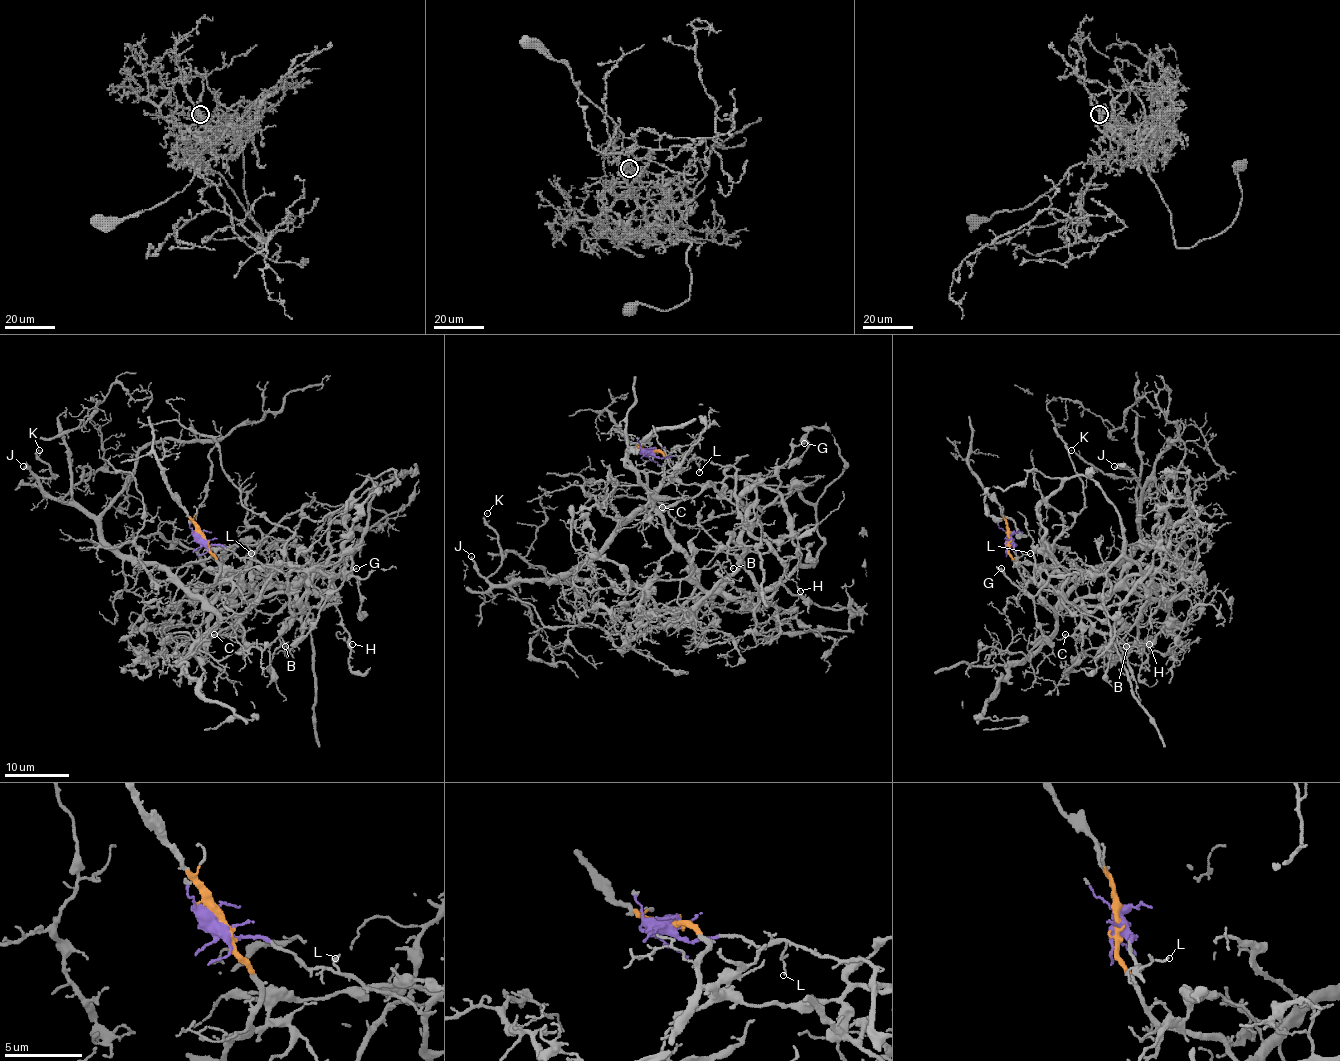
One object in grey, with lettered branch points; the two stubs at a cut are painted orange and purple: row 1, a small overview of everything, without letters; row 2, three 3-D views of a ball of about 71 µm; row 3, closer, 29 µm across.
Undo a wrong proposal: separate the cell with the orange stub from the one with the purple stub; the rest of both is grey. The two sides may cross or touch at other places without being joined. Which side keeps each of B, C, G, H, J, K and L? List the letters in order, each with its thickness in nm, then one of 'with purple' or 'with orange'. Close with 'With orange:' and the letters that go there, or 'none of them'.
B: calibre 150 nm; with purple
C: calibre 110 nm; with orange
G: calibre 130 nm; with purple
H: calibre 100 nm; with purple
J: calibre 220 nm; with orange
K: calibre 80 nm; with orange
L: calibre 110 nm; with purple
With orange: C, J, K

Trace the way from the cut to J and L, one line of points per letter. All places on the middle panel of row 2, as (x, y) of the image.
J: (652, 450), (668, 459), (652, 501), (589, 559), (554, 581), (493, 585), (472, 556)
L: (652, 450), (658, 458), (697, 459), (698, 472)

